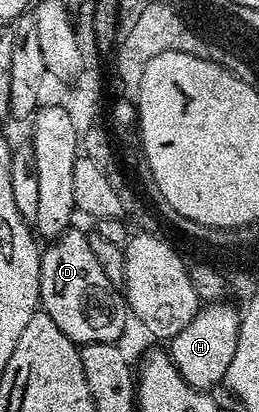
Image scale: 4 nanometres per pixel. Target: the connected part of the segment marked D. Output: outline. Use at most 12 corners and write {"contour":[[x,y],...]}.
{"contour":[[89,235],[42,248],[40,308],[73,344],[118,344],[123,293]]}

